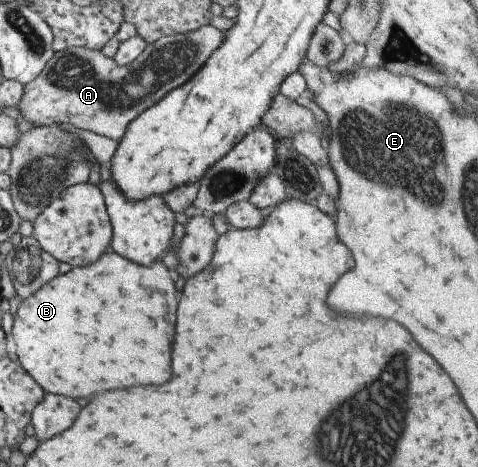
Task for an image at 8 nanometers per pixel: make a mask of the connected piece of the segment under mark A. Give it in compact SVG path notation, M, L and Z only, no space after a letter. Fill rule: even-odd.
M212 24L201 26L192 32L170 35L147 44L143 53L128 66L120 66L113 58L106 57L101 50L82 47L68 47L56 51L44 70L28 84L24 85L23 99L18 103L21 115L39 126L71 123L79 129L88 129L93 133L120 142L130 123L143 111L148 110L170 91L190 80L222 44L226 33Z

